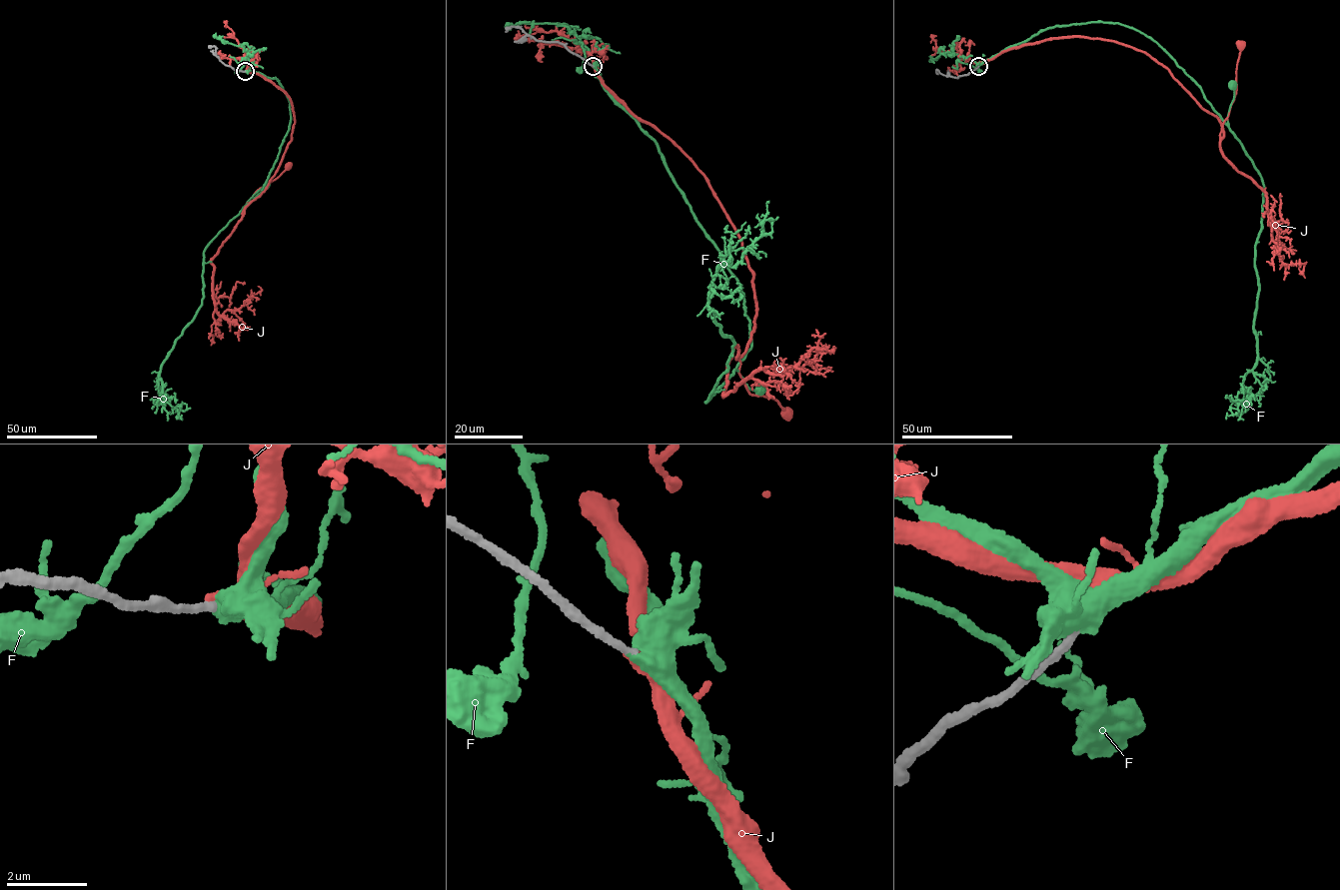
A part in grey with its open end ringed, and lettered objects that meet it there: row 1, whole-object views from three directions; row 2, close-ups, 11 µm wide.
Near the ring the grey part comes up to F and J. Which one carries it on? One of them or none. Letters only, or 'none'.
F

